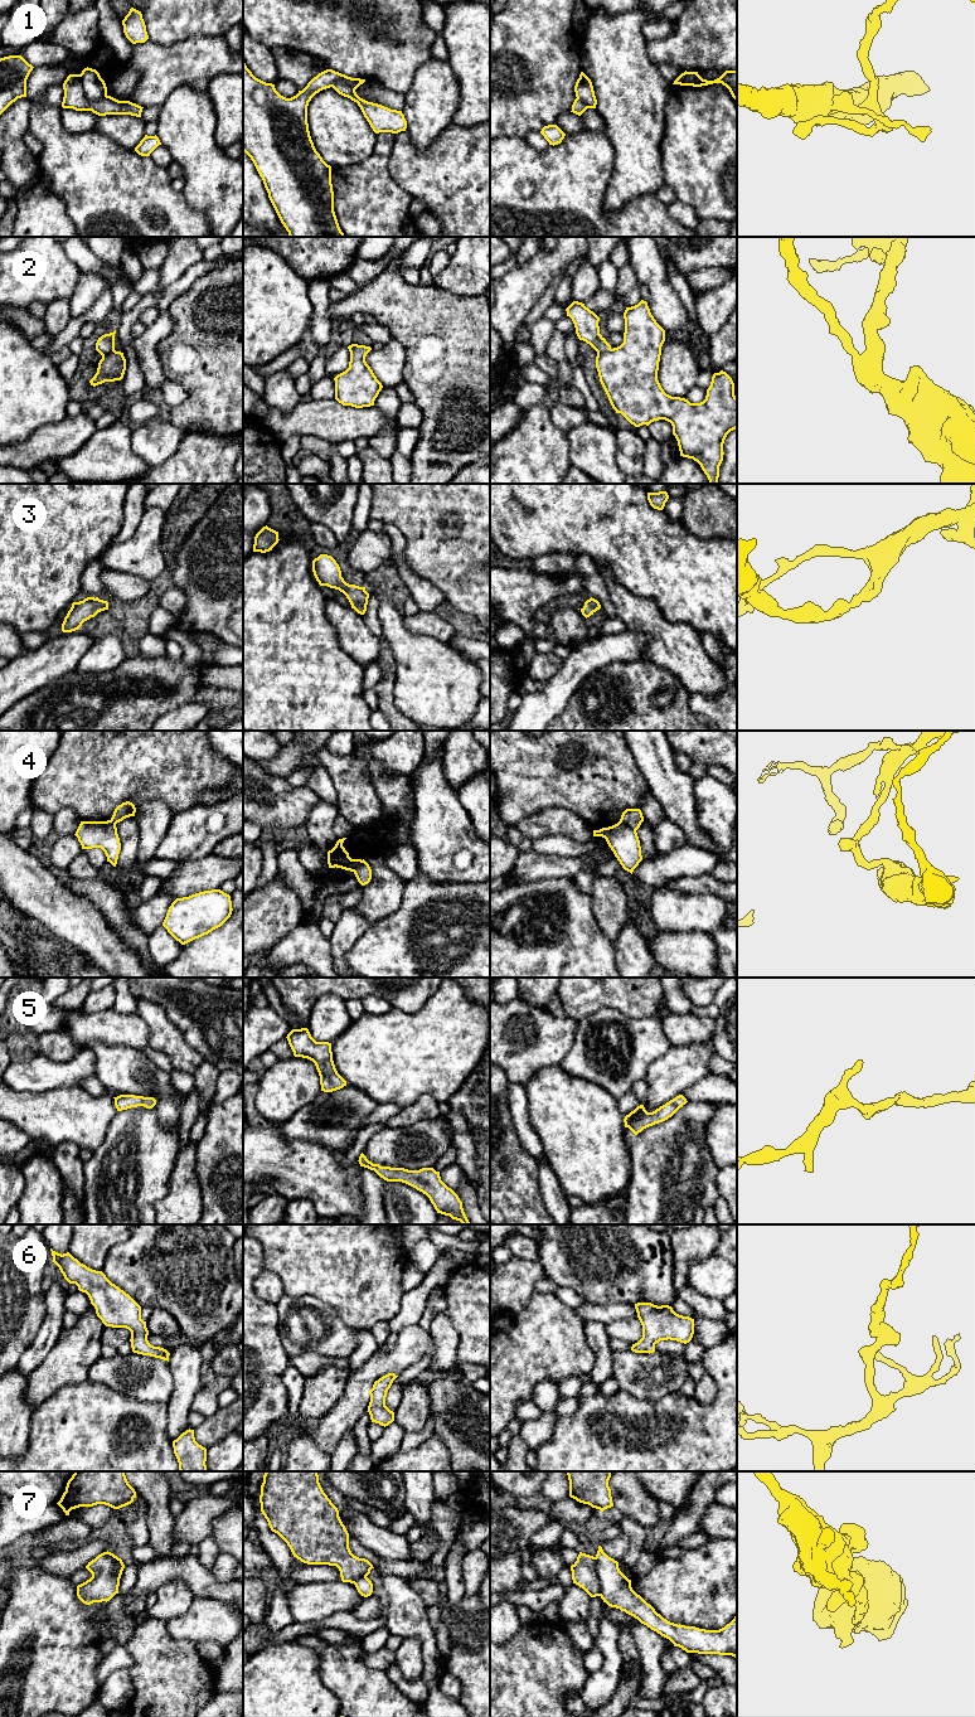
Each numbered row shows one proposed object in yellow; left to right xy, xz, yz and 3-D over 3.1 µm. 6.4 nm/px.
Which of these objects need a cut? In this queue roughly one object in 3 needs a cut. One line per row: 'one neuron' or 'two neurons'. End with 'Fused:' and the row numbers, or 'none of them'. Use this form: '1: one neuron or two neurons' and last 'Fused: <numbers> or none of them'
1: two neurons
2: two neurons
3: one neuron
4: two neurons
5: one neuron
6: one neuron
7: two neurons
Fused: 1, 2, 4, 7

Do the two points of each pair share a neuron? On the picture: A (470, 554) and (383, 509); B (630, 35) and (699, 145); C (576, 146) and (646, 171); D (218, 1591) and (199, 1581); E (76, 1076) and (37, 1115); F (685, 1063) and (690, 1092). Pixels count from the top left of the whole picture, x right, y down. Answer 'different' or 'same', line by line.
A: same
B: different
C: different
D: same
E: different
F: different

